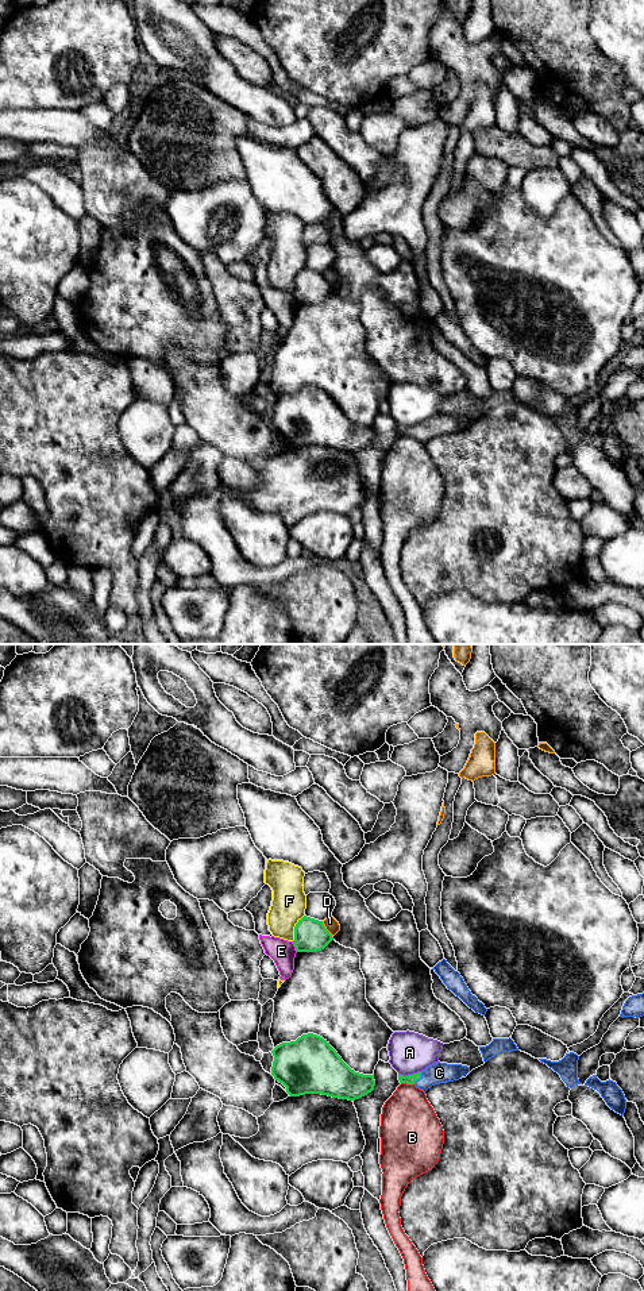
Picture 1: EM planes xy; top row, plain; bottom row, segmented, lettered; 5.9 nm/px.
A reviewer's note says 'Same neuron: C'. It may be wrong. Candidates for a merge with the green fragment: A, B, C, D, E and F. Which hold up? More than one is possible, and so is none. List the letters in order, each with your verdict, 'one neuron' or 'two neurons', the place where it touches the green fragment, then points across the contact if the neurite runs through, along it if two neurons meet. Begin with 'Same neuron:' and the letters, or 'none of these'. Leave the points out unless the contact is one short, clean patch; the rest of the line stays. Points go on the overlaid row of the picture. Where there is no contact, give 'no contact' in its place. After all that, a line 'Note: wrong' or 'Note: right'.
Same neuron: C
A: two neurons | xy (409, 1075)
B: two neurons | xy (408, 1083)
C: one neuron | xy (419, 1079) | across xy (409, 1079), (419, 1079), (425, 1079), (439, 1072)
D: two neurons | xy (326, 929)
E: two neurons | xy (294, 945)
F: two neurons | xy (294, 928)
Note: right

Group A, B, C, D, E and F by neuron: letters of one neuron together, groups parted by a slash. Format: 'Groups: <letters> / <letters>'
Groups: A / B / C / D / E / F

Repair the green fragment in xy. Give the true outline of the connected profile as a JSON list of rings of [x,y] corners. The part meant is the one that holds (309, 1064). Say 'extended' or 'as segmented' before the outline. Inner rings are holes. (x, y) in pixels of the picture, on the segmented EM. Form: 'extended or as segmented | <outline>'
as segmented | [[[308,1033],[296,1041],[282,1043],[271,1051],[274,1056],[271,1075],[286,1087],[290,1097],[321,1094],[339,1099],[355,1101],[374,1090],[374,1075],[351,1070],[323,1037]]]

